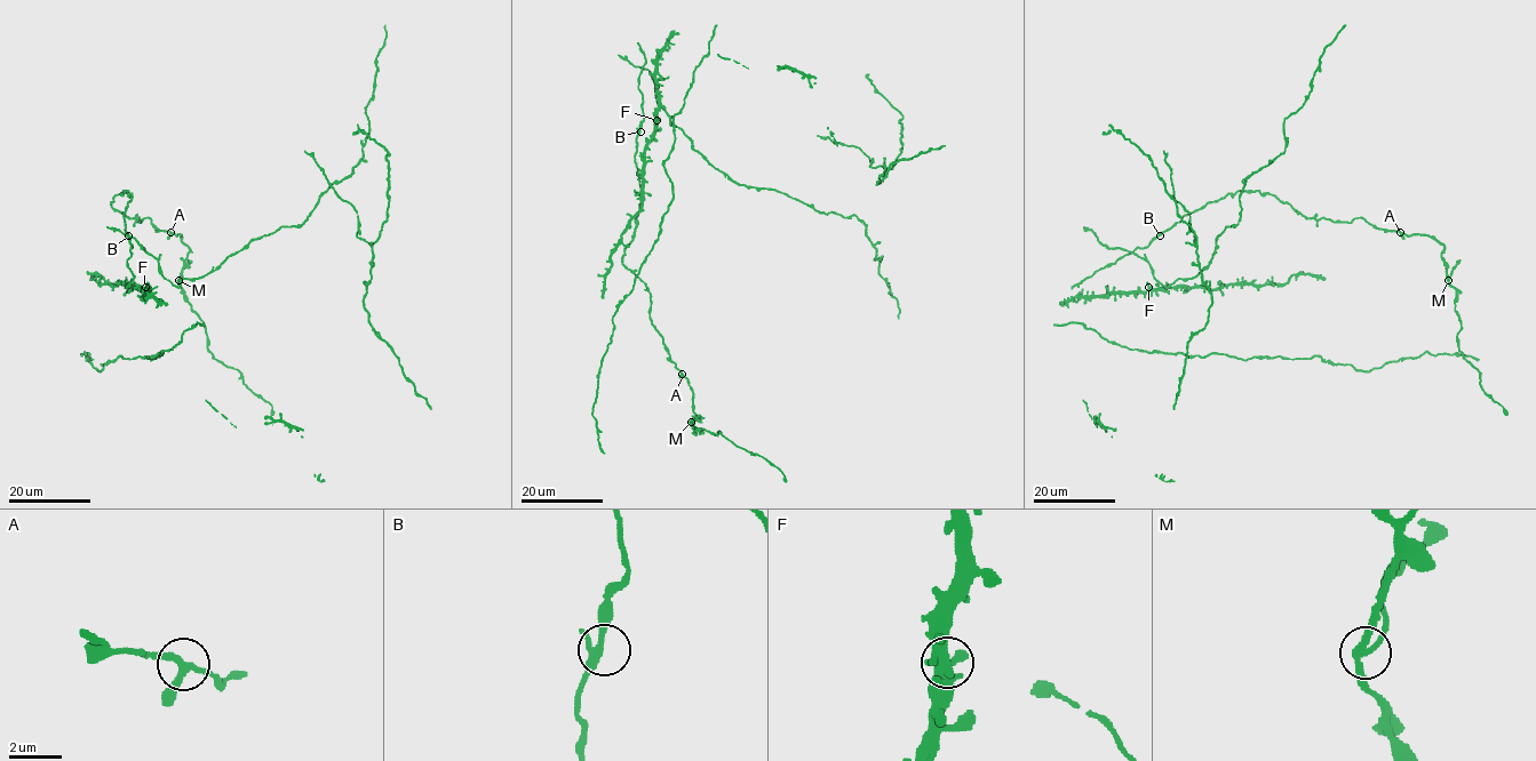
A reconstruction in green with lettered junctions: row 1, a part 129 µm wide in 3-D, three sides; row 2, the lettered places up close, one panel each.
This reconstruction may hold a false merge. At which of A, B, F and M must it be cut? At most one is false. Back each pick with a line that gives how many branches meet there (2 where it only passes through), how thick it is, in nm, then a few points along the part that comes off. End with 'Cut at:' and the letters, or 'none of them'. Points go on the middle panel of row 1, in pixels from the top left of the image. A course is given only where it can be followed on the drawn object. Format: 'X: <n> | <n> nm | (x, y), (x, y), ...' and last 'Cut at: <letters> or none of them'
M: 3 | 240 nm
Cut at: M

